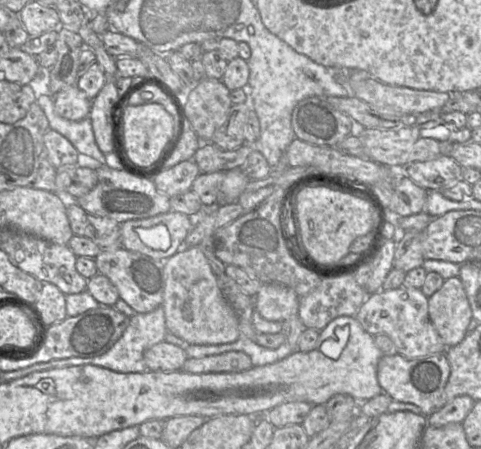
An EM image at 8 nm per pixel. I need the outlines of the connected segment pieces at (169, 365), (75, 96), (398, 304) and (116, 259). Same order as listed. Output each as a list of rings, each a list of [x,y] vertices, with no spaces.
[[[162,341],[144,352],[144,361],[150,371],[180,371],[188,356],[177,345]]]
[[[77,85],[61,90],[53,96],[55,112],[69,120],[89,117],[92,100]]]
[[[400,287],[369,294],[355,315],[363,330],[372,336],[386,335],[394,343],[397,354],[407,359],[445,353],[447,348],[432,325],[428,314],[428,298],[421,289]]]
[[[123,247],[116,250],[101,250],[94,258],[98,273],[106,276],[123,299],[137,313],[148,313],[162,305],[164,292],[164,261],[150,258]]]

